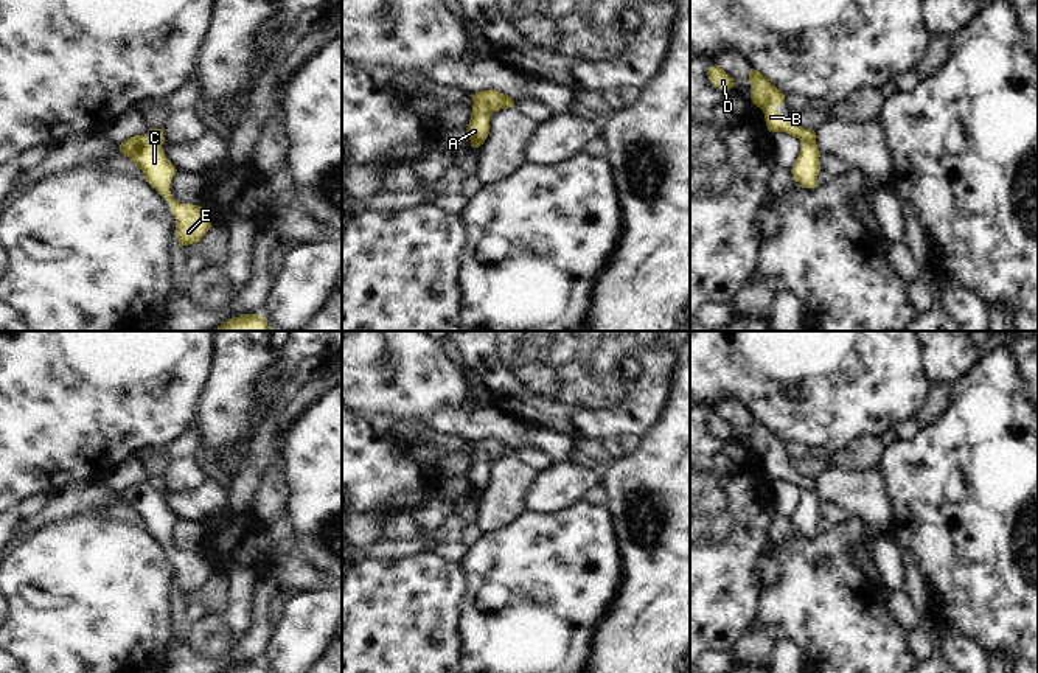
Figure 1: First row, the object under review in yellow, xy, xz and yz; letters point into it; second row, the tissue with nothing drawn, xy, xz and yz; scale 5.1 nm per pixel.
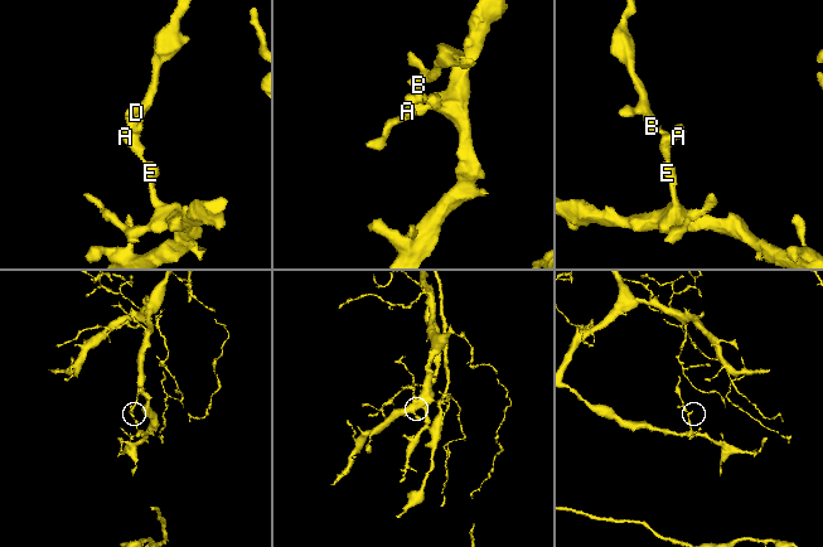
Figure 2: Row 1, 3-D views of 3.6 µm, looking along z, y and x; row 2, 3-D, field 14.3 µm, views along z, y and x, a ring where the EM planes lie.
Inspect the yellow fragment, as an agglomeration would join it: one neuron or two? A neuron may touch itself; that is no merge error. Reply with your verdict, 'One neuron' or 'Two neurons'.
Two neurons.

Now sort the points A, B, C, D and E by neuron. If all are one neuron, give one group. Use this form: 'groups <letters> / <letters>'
groups A C E / B D

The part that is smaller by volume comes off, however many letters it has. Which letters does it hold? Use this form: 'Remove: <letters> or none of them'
Remove: B, D

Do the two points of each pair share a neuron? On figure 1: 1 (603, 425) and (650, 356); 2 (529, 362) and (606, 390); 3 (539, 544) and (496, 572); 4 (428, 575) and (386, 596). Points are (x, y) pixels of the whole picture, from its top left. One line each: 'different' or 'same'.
1: same
2: same
3: same
4: same

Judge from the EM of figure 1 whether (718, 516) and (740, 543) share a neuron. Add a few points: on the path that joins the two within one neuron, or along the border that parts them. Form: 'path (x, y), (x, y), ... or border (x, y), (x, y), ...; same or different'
path (720, 523), (734, 537); same

